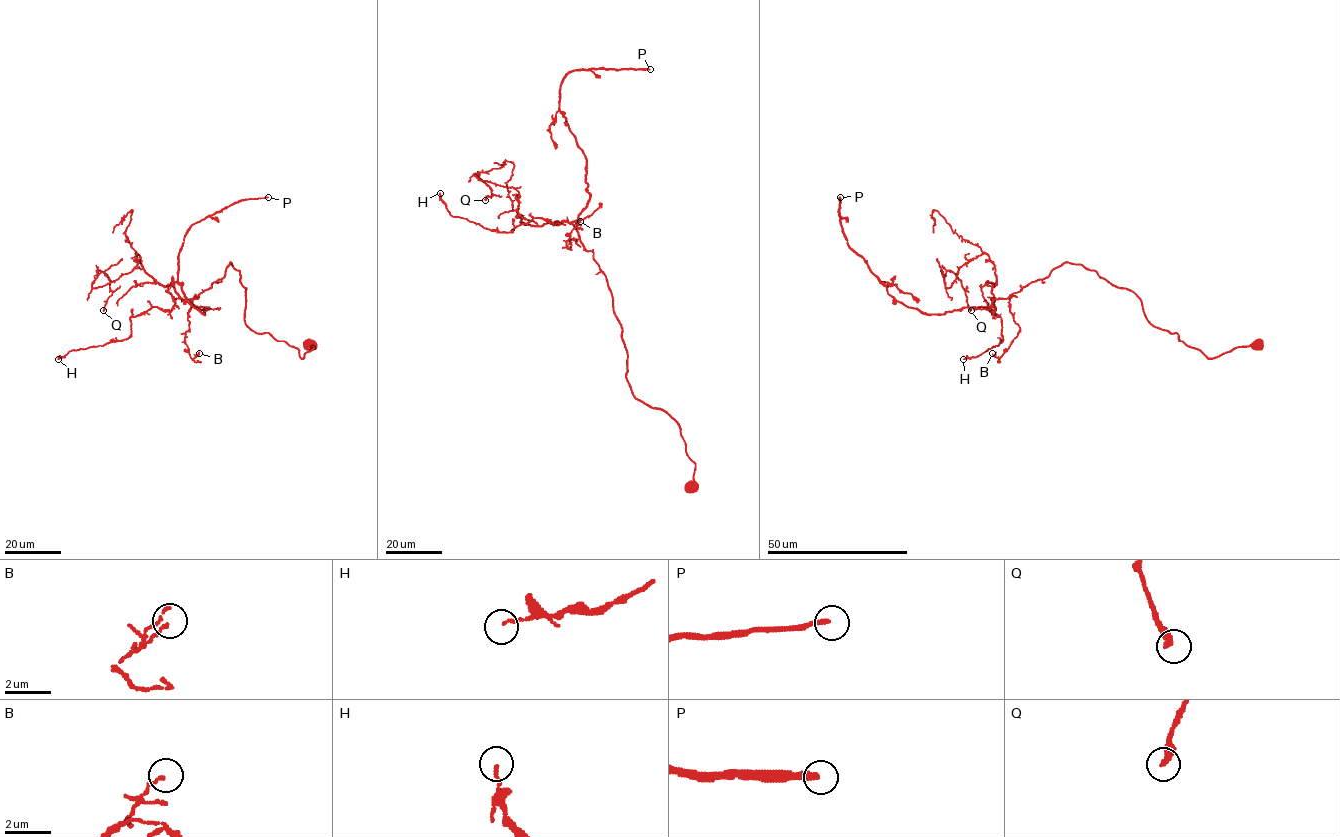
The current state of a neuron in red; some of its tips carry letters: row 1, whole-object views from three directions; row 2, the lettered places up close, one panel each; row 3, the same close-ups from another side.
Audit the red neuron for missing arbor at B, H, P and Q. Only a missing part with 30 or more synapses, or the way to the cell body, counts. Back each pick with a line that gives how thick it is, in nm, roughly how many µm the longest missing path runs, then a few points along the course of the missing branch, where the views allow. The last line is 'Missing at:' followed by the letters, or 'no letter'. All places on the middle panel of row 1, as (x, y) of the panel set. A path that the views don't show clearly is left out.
P: calibre 240 nm; missing 200 µm
Missing at: P

